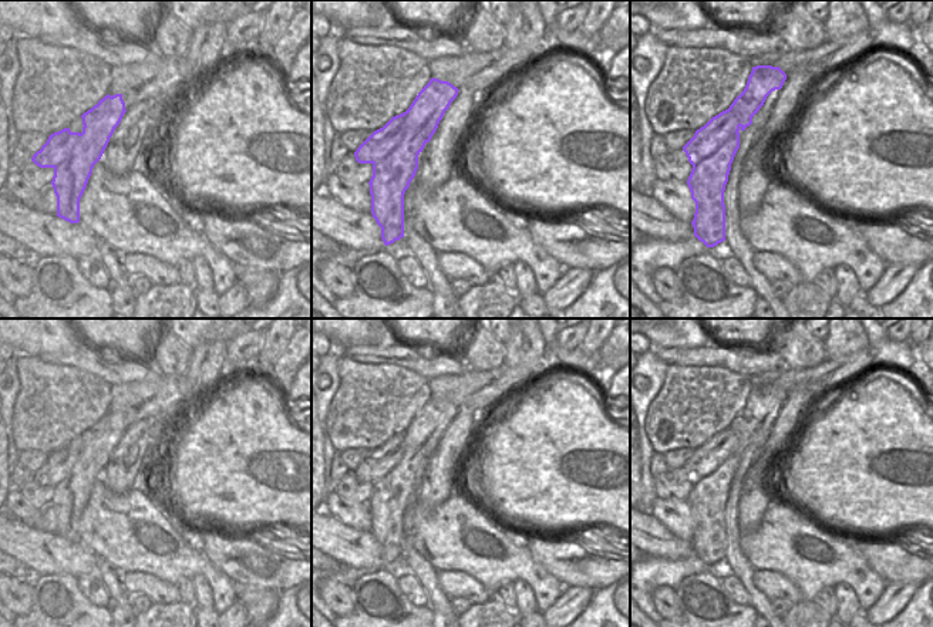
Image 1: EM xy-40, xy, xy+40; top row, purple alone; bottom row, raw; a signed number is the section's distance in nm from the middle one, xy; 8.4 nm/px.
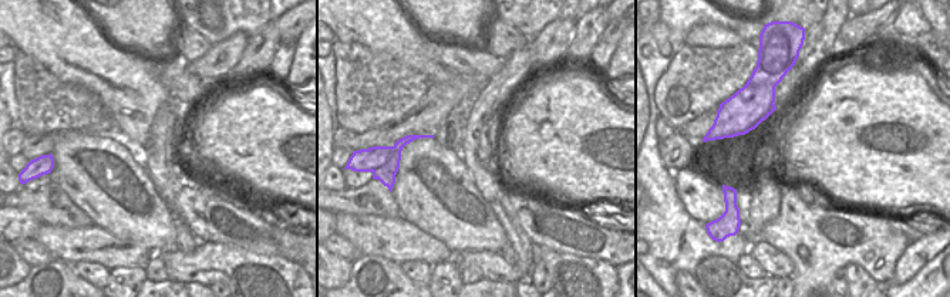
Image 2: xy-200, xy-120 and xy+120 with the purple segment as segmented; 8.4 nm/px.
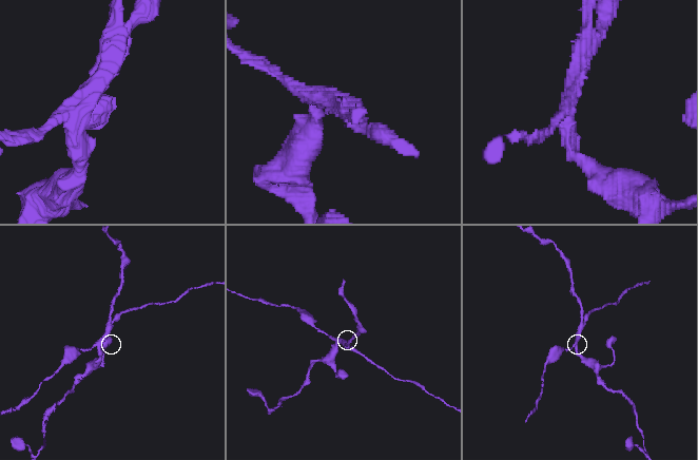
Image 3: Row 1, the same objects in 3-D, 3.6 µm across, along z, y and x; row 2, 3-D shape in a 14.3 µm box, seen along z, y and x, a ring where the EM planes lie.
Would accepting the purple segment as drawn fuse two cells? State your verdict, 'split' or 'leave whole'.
split

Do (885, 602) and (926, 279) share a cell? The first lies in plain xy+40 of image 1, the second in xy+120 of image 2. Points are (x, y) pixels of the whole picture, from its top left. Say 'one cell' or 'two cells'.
two cells

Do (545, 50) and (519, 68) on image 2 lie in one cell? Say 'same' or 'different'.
different

